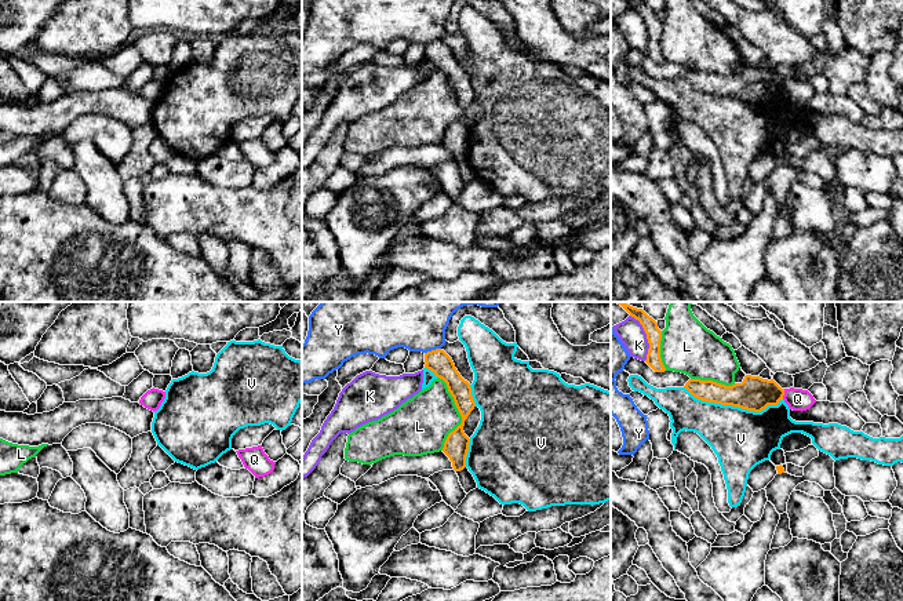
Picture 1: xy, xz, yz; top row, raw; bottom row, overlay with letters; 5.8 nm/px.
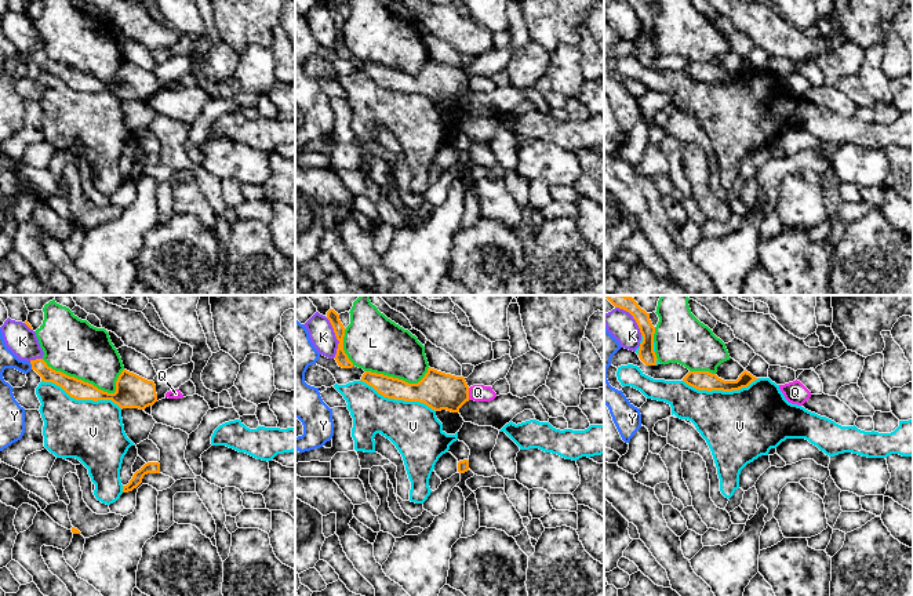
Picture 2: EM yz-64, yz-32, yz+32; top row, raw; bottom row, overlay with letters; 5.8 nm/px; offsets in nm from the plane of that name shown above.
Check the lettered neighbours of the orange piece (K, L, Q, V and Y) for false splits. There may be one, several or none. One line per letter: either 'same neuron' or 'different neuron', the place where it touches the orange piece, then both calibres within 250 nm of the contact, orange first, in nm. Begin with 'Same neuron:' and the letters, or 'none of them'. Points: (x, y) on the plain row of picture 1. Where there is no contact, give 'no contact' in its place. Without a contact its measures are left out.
Same neuron: none of them
K: different neuron; contact yz (647, 28); calibres 90 and 150 nm
L: different neuron; contact xz (459, 104); calibres 140 and 340 nm
Q: different neuron; contact yz (783, 86); calibres 200 and 130 nm
V: different neuron; contact yz (734, 97); calibres 200 and 340 nm
Y: different neuron; contact xz (432, 42); calibres 140 and 260 nm

